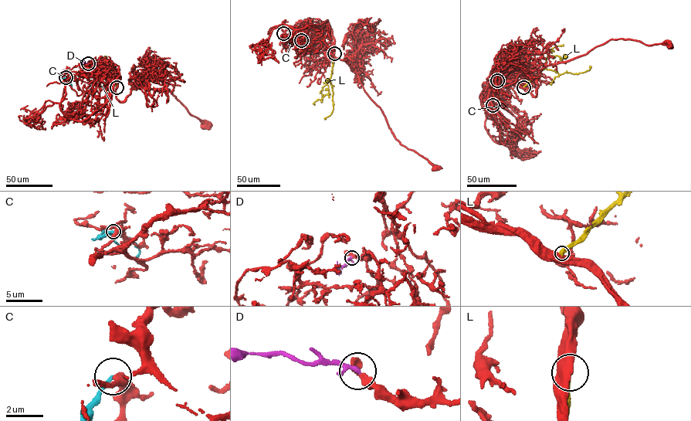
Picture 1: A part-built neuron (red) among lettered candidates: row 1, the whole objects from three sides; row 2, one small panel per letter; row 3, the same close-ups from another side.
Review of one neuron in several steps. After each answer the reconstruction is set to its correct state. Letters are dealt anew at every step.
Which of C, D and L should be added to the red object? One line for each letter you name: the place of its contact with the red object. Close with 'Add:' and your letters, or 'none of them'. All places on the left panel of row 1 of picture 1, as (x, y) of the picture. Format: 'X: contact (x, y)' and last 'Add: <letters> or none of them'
Add: none of them

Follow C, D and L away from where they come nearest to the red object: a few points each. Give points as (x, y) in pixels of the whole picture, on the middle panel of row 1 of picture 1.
C: (283, 33), (282, 36), (292, 42)
D: (302, 40), (292, 39)
L: (334, 53), (330, 77), (333, 110), (325, 118)

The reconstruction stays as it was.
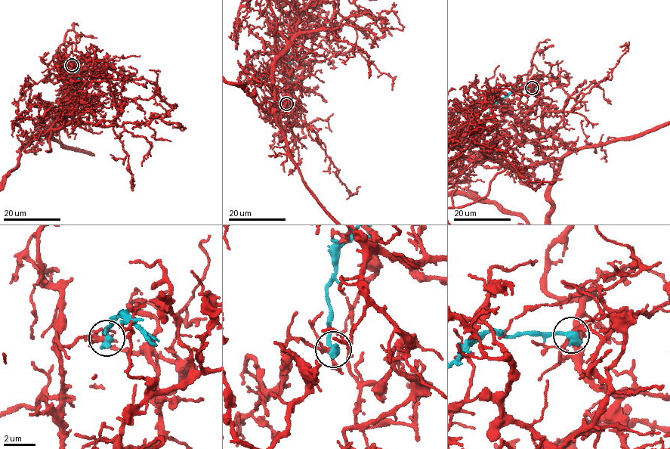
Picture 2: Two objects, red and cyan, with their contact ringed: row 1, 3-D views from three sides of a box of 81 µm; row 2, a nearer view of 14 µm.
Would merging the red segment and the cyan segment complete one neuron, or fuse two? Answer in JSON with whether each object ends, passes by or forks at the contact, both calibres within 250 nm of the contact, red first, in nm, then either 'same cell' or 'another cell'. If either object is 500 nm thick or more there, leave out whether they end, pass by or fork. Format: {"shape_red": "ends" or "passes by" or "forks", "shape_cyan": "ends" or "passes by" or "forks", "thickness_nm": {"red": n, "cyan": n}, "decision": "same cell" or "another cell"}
{"thickness_nm": {"red": 190, "cyan": 550}, "decision": "another cell"}

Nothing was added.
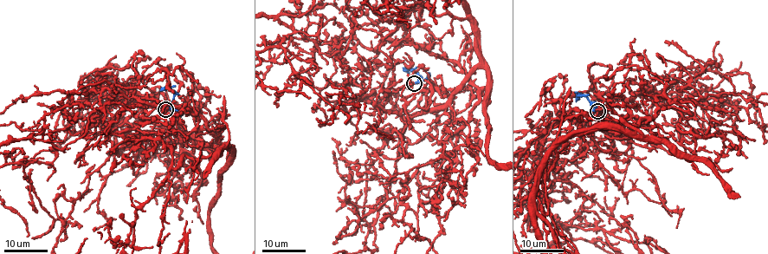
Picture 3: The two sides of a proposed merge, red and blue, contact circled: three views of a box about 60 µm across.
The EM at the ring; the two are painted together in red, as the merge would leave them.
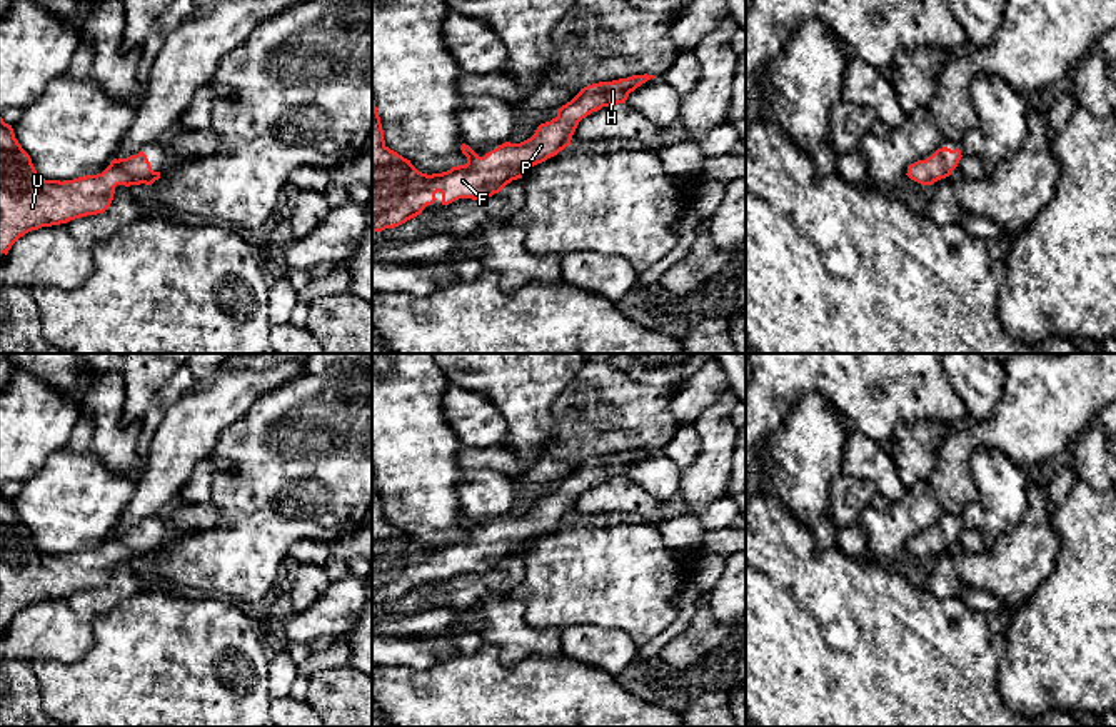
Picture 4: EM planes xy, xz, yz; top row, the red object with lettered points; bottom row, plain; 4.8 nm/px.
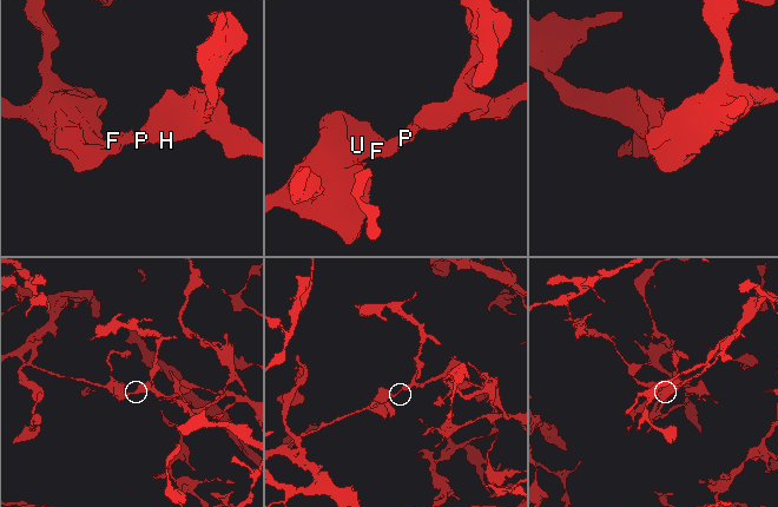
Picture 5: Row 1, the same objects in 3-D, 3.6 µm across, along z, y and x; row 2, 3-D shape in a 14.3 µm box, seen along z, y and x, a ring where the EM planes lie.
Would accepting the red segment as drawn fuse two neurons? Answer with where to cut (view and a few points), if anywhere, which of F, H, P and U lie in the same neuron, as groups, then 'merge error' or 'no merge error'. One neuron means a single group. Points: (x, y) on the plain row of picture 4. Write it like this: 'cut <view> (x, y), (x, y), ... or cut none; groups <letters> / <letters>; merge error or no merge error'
cut none; groups F H P U; no merge error

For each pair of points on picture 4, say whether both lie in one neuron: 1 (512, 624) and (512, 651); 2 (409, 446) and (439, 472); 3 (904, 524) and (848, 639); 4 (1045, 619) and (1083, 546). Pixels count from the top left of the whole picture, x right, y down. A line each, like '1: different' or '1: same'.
1: same
2: same
3: different
4: same

